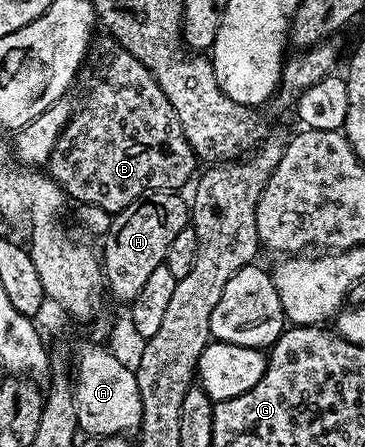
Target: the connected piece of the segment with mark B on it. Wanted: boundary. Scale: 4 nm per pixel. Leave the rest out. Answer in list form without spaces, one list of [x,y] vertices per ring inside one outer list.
[[[115,48],[103,75],[92,84],[83,107],[72,113],[57,136],[45,170],[68,199],[75,201],[76,198],[76,203],[105,208],[108,214],[114,216],[133,204],[133,200],[153,190],[182,191],[182,186],[196,177],[195,165],[197,159],[189,140],[185,140],[185,132],[181,132],[181,120],[177,120],[173,104],[169,104],[155,77],[128,50]]]

